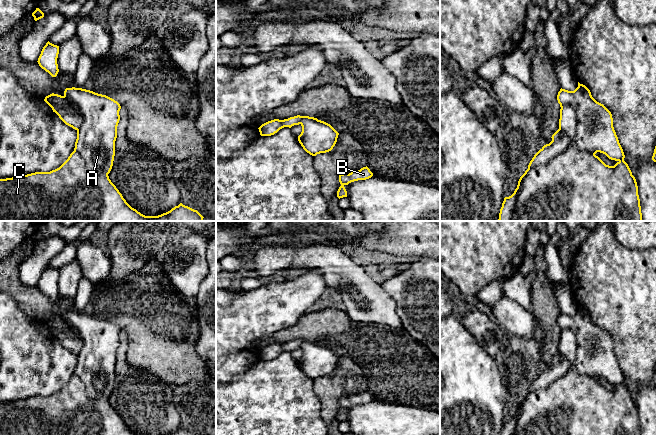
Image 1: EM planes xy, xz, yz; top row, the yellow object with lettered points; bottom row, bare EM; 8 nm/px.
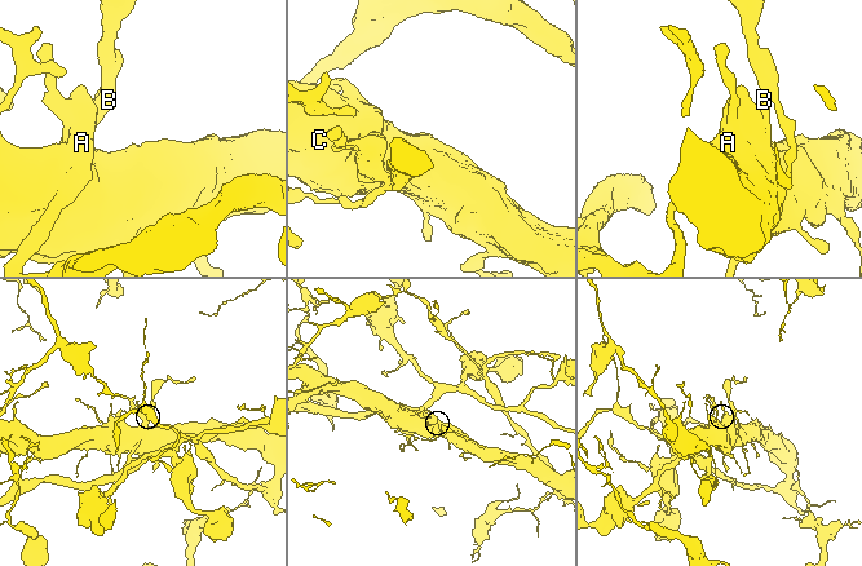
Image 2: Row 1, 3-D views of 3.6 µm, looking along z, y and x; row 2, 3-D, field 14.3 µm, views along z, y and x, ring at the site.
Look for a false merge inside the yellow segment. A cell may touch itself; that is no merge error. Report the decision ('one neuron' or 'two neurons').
two neurons

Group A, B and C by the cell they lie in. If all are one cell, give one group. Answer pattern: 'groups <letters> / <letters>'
groups A B / C

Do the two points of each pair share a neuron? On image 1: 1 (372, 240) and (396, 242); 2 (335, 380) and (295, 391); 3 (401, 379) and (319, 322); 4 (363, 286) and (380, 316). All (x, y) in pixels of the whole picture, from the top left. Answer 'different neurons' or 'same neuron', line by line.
1: same neuron
2: different neurons
3: same neuron
4: same neuron

